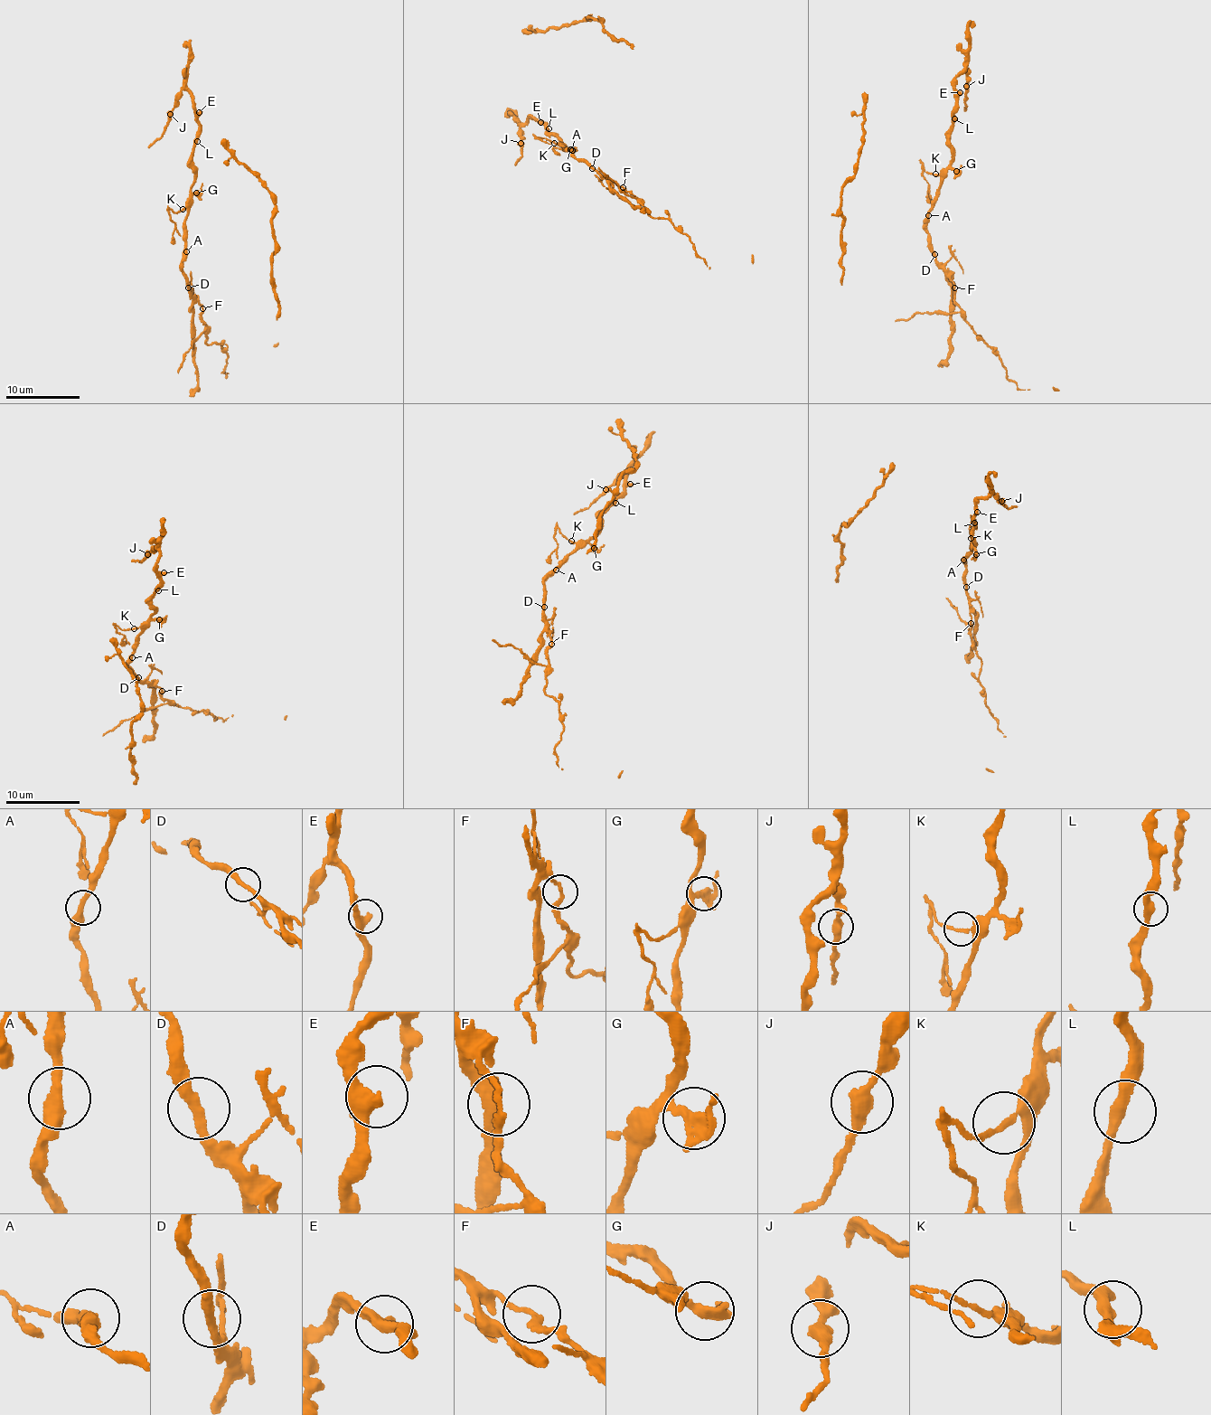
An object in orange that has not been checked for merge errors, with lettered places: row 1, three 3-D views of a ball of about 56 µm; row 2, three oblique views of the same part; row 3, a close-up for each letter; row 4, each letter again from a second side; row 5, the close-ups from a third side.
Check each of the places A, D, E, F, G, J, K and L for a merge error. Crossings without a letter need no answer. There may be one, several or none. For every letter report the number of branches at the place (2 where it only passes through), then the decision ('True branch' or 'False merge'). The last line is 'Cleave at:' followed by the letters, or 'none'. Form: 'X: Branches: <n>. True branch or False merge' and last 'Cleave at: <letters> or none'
A: Branches: 2. True branch
D: Branches: 2. True branch
E: Branches: 2. True branch
F: Branches: 2. False merge
G: Branches: 2. True branch
J: Branches: 2. True branch
K: Branches: 2. False merge
L: Branches: 2. True branch
Cleave at: F, K

